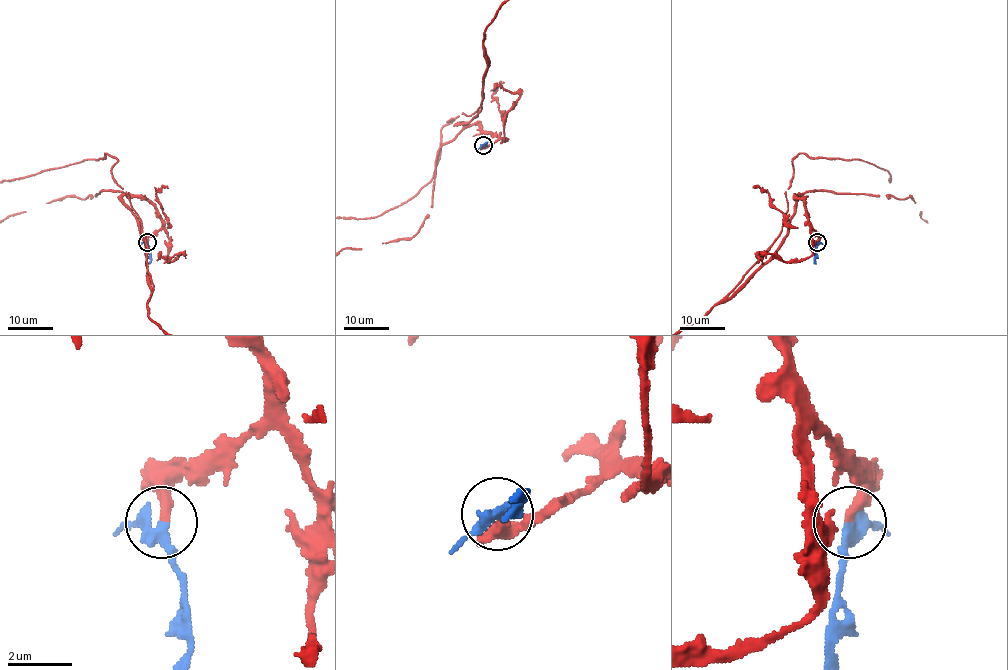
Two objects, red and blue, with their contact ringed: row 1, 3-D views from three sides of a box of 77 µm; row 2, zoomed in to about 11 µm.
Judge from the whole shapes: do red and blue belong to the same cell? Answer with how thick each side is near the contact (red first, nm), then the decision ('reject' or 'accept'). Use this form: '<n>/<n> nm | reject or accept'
320/320 nm | accept

